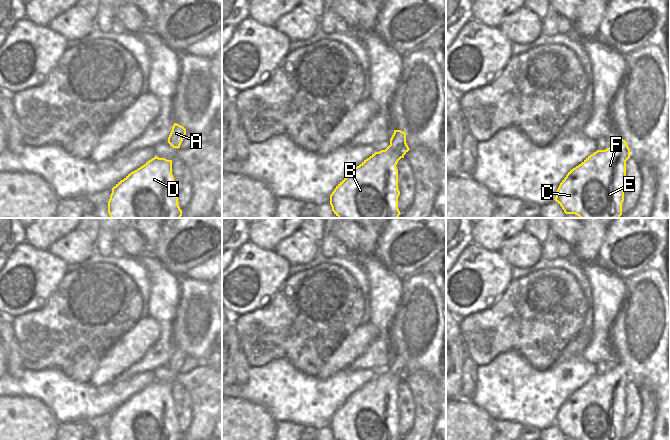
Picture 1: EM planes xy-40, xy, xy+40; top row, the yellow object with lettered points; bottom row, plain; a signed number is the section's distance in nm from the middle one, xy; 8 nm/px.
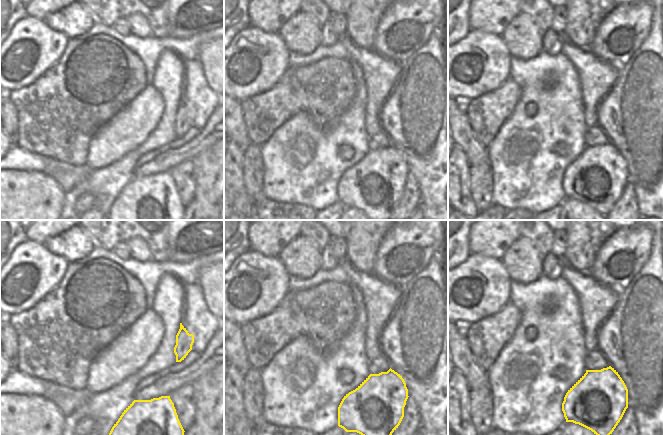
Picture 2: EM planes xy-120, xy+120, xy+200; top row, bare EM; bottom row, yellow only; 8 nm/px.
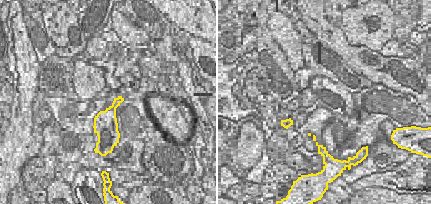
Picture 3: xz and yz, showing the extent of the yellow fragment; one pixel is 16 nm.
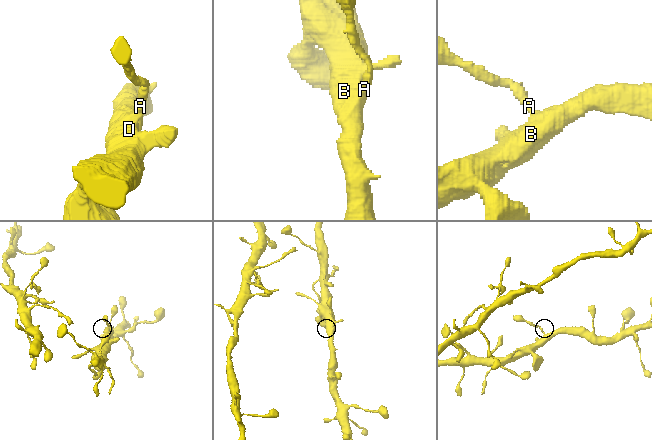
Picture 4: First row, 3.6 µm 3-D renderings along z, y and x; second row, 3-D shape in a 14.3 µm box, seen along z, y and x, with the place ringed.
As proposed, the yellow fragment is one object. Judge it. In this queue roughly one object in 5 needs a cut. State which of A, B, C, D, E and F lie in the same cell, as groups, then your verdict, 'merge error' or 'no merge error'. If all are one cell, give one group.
A B C D E F; no merge error

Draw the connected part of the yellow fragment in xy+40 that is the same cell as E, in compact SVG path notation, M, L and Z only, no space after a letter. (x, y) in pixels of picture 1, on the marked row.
M617 137L609 148L597 150L570 170L560 183L554 200L566 214L580 218L620 218L626 187L626 161L629 158L630 149L626 141Z

